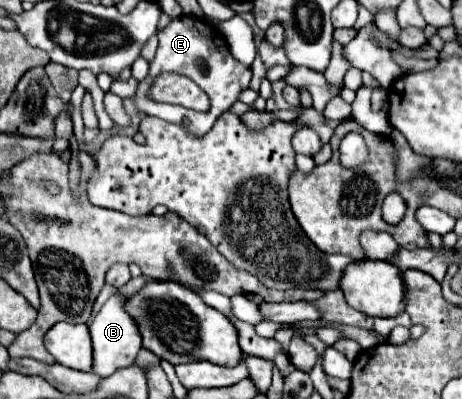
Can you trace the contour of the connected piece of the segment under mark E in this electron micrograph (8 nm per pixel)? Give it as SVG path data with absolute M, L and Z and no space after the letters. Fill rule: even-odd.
M179 16L175 18L165 30L161 30L159 34L159 48L155 54L155 60L150 62L149 73L143 82L139 82L137 94L135 94L135 102L137 108L149 116L159 116L167 122L175 122L179 124L185 116L191 120L191 132L193 134L205 134L213 122L227 112L241 96L243 90L249 88L249 80L251 80L251 68L237 62L229 48L225 38L219 34L219 30L211 28L209 22L205 22L203 18L191 18L191 16ZM163 72L171 72L171 74L179 74L191 78L201 90L205 90L205 94L211 100L211 108L207 112L197 112L197 110L187 110L183 106L173 106L173 104L163 104L163 102L153 102L148 96L151 85L154 80Z

